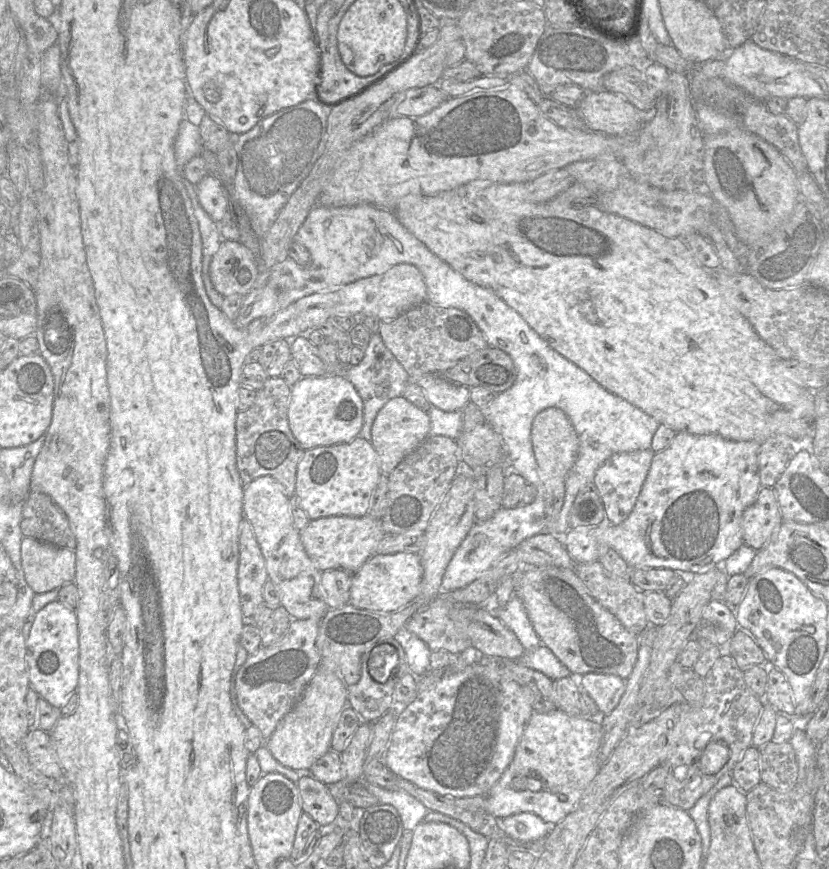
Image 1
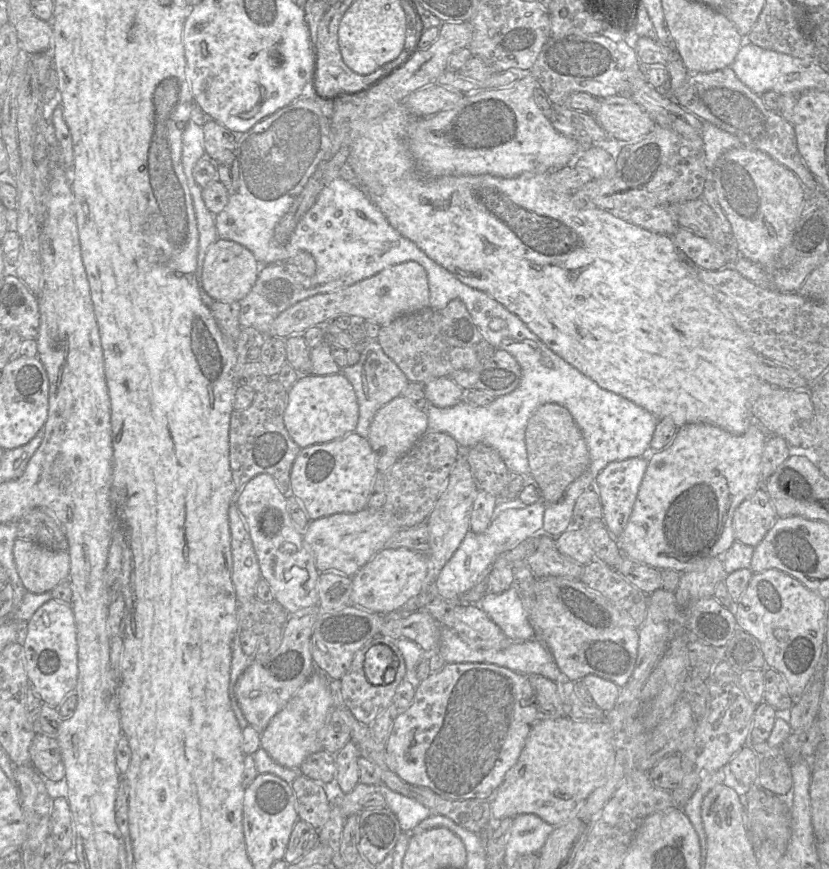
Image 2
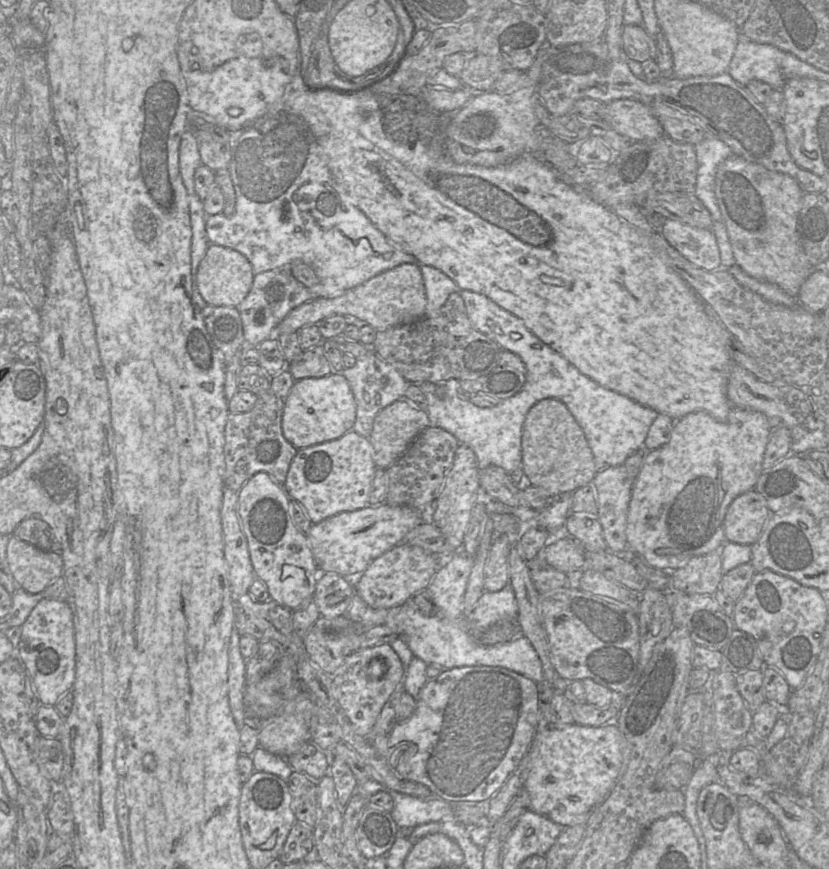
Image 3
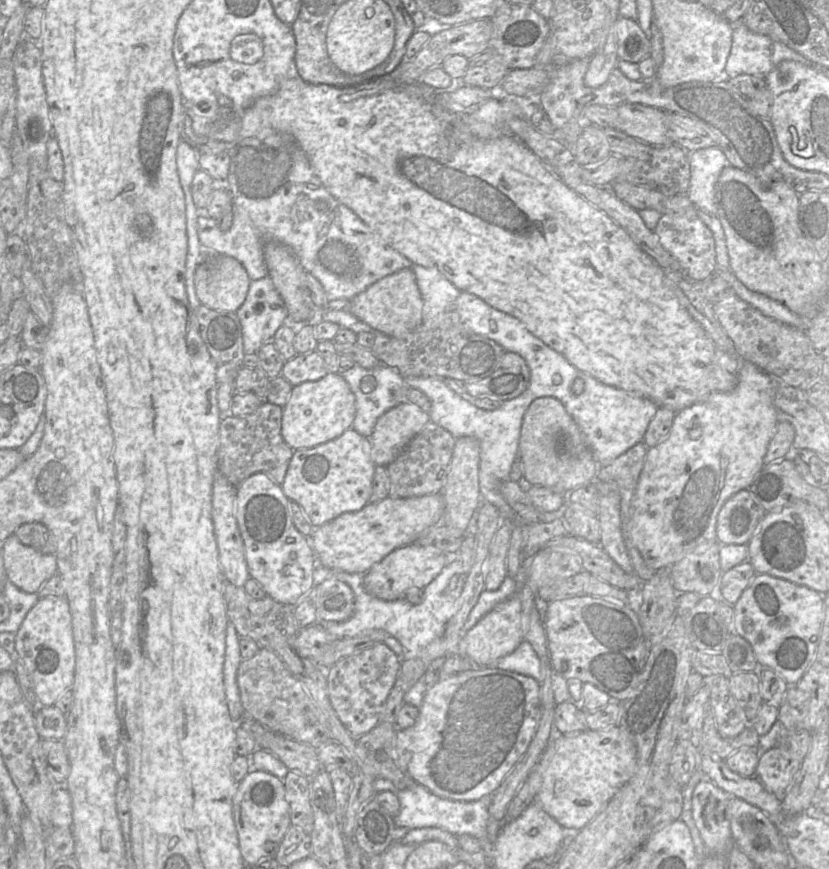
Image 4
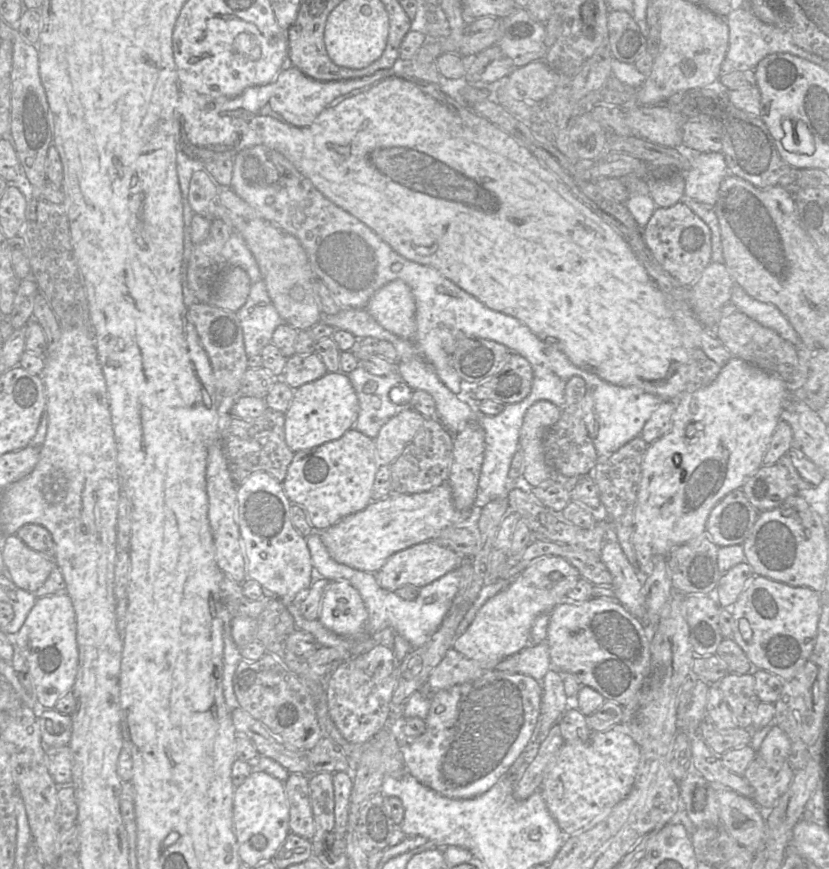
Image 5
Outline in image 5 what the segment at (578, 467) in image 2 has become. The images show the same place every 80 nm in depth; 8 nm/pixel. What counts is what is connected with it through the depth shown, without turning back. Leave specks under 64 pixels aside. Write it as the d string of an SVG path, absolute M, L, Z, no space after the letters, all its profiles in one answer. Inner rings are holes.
M547 400L535 402L525 413L520 430L519 448L524 456L522 476L532 487L540 486L544 481L556 481L571 491L580 478L560 475L545 459L545 432L559 420L560 415L561 410Z

